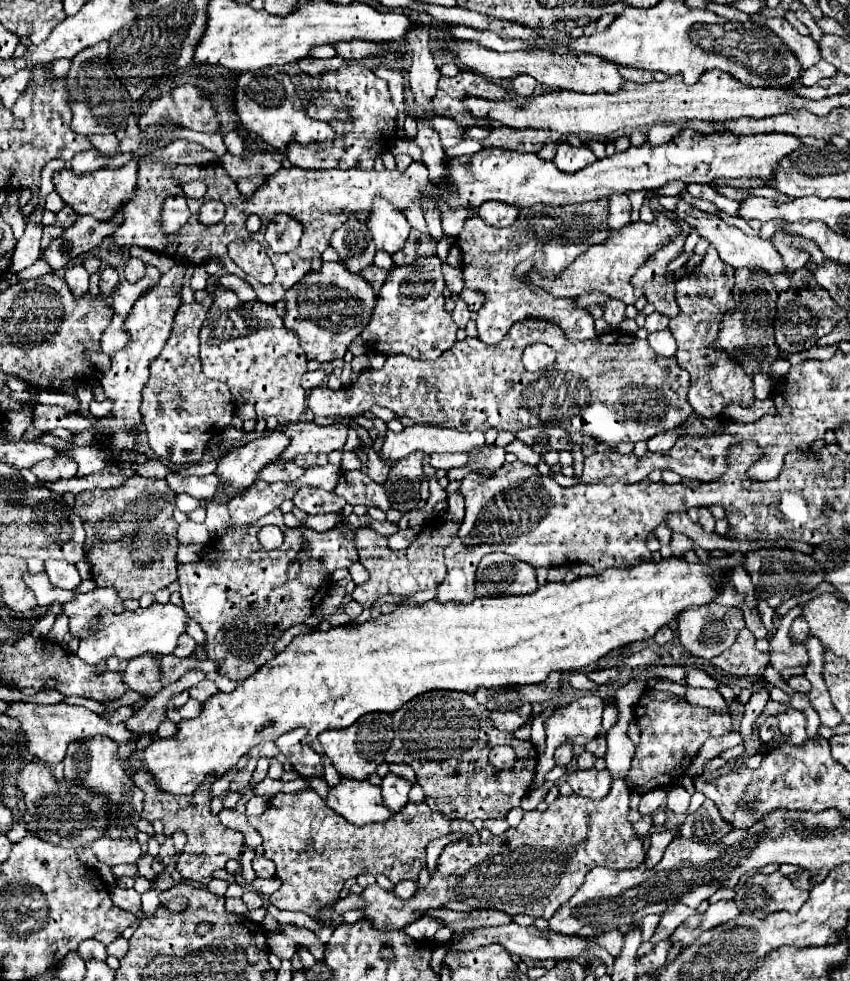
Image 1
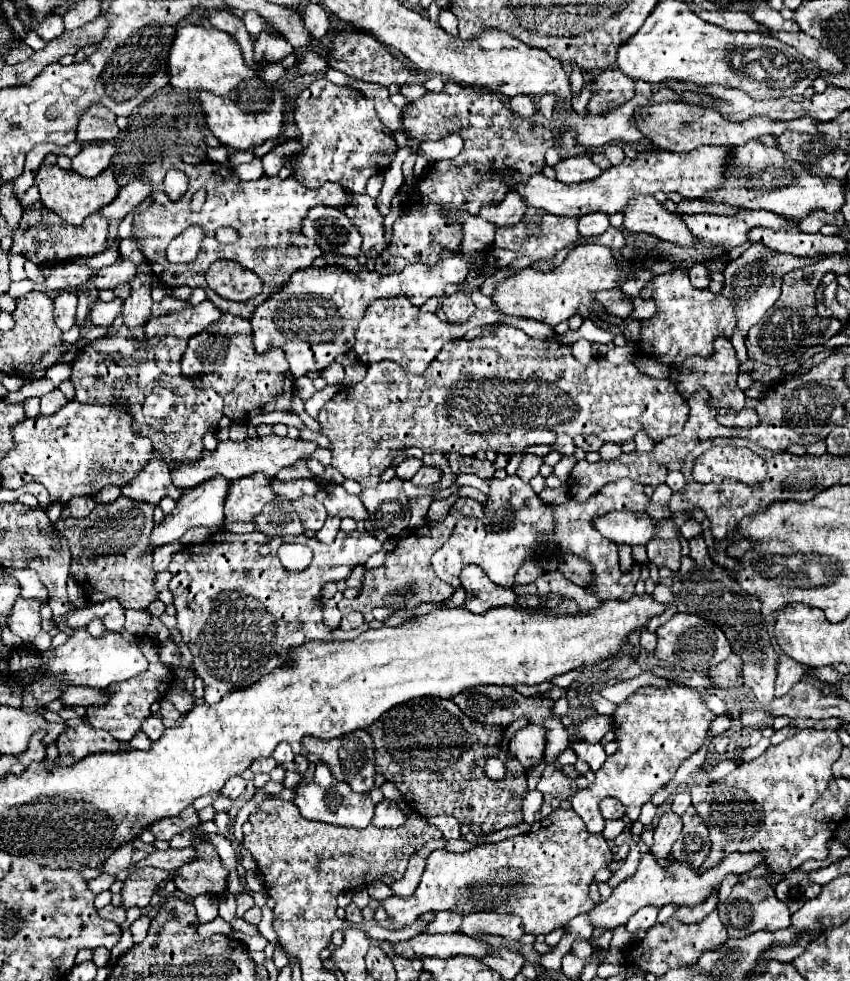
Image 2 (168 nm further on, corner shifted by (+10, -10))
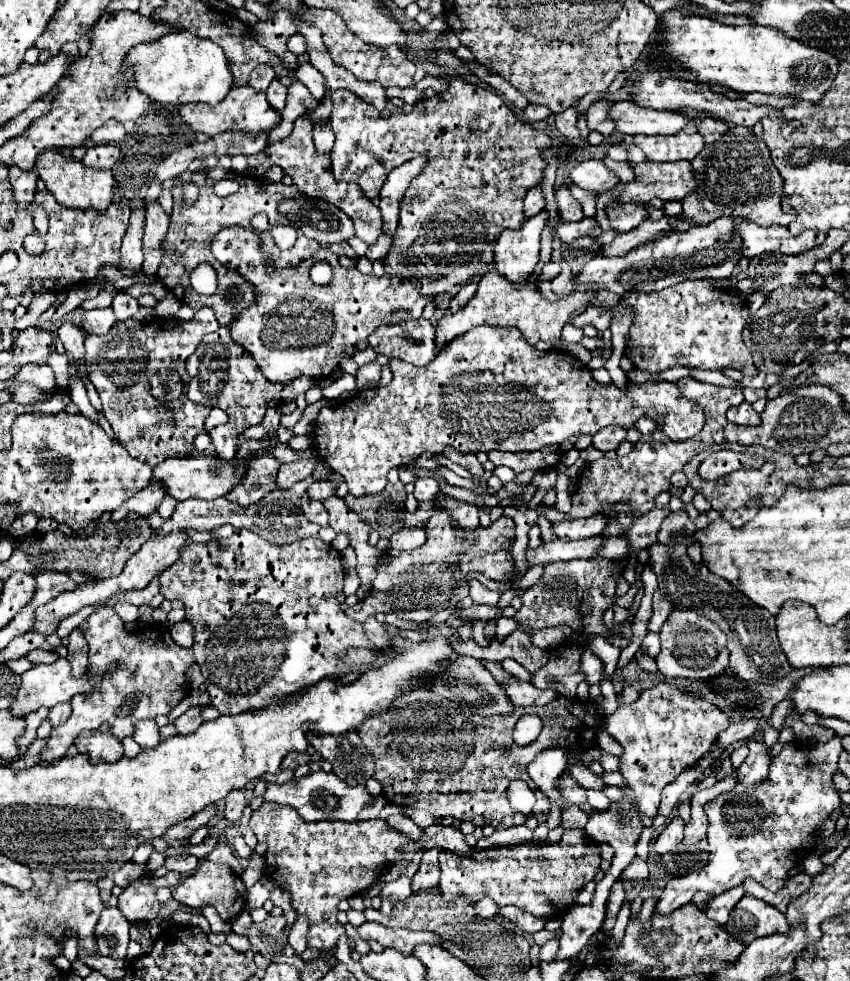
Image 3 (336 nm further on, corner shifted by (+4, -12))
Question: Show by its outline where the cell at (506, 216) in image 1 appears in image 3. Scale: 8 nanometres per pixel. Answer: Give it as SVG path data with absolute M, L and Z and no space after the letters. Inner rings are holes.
M541 184L531 188L525 196L525 214L529 216L537 216L541 210L545 208L545 198L543 198L543 192L541 192Z

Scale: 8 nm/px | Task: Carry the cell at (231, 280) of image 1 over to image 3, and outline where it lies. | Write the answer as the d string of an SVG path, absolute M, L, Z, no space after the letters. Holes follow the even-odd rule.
M201 308L195 316L187 322L177 322L175 318L149 318L149 320L131 320L131 322L117 322L105 336L87 336L85 350L87 350L87 372L89 378L99 392L99 398L105 408L105 418L115 430L119 444L137 460L149 462L155 466L169 456L183 456L193 448L193 440L199 432L205 430L205 418L209 416L211 408L193 404L189 398L181 396L177 402L159 402L151 396L149 380L157 370L173 368L177 372L185 372L185 360L195 352L197 344L203 340L205 334L211 334L219 328L219 322L211 308Z

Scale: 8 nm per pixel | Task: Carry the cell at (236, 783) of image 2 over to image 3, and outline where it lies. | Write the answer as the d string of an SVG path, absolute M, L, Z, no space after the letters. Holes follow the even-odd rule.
M233 790L227 798L225 798L225 802L227 802L227 808L225 808L225 818L229 820L229 822L239 822L241 820L241 816L243 816L243 810L247 808L247 798L243 796L243 792L241 790Z

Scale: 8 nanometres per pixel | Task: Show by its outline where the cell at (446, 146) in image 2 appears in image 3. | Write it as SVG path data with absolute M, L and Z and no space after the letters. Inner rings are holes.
M413 158L389 174L389 178L379 194L379 198L381 198L379 210L383 214L383 234L385 236L389 236L389 238L395 236L397 220L399 220L399 202L409 186L409 182L421 170L423 170L423 158Z

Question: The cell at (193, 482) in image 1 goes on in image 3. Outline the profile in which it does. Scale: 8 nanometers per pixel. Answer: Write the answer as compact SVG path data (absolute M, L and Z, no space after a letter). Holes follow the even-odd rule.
M151 482L147 488L139 490L129 500L125 500L117 510L113 510L111 512L111 520L113 522L119 522L129 512L135 512L139 516L149 516L149 514L155 512L155 506L159 506L159 502L161 502L163 496L165 496L163 486L159 486L159 482Z

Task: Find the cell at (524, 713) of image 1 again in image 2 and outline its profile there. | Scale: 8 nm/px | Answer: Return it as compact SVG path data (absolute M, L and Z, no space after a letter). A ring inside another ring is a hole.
M527 724L525 728L517 730L515 736L507 744L509 754L519 758L519 762L529 770L535 762L543 758L545 752L545 730L541 724Z

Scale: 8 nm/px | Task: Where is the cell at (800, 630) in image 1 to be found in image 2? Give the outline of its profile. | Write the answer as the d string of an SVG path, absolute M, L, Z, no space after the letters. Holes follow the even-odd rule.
M781 654L779 656L779 666L777 666L777 684L775 684L775 694L785 696L795 682L805 674L805 666L795 662L791 656Z

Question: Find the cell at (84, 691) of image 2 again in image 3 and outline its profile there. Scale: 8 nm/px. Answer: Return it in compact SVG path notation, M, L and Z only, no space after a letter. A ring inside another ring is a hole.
M63 704L63 706L55 706L51 712L49 712L49 722L51 722L51 726L55 728L55 726L61 726L65 720L67 720L67 704Z

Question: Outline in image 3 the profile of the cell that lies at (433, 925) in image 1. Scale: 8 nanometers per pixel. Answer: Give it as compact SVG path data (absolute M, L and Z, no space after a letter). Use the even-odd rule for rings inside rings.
M483 898L483 900L479 900L475 904L475 910L477 910L477 914L481 918L491 918L491 916L495 916L499 912L499 906L491 898Z

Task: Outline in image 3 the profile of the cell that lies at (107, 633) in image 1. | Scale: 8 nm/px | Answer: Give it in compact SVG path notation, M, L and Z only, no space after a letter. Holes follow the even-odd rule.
M59 658L57 662L53 664L35 664L35 668L27 670L21 674L21 688L17 692L17 696L13 698L11 706L9 706L9 712L15 716L15 718L25 718L27 714L31 712L37 712L39 708L53 708L55 704L61 704L61 702L71 702L71 698L75 694L83 694L83 692L89 692L93 690L93 686L97 686L97 676L83 676L83 678L71 678L71 670L69 670L69 662L67 658Z

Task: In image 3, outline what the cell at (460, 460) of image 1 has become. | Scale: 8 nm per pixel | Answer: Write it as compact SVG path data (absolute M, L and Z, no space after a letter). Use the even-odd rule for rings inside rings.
M421 478L415 482L413 496L417 498L417 502L425 502L425 500L431 500L437 492L439 492L439 484L435 478Z

